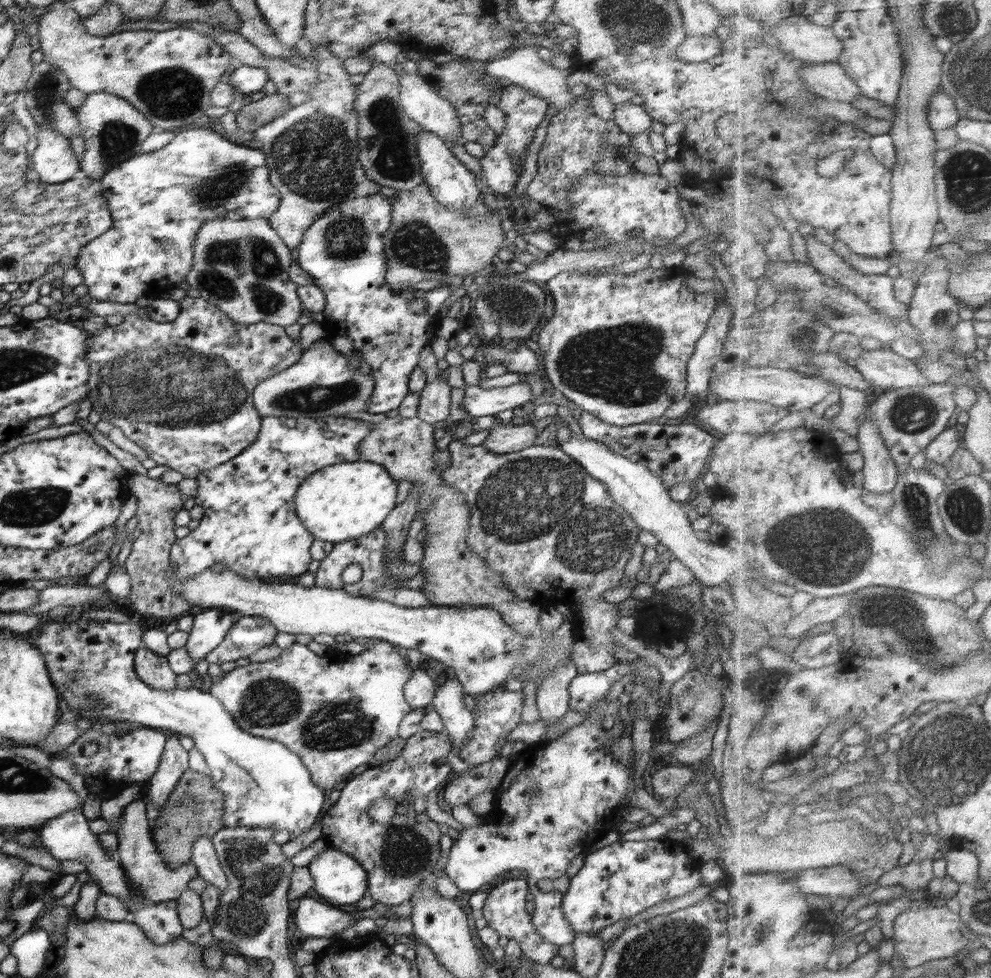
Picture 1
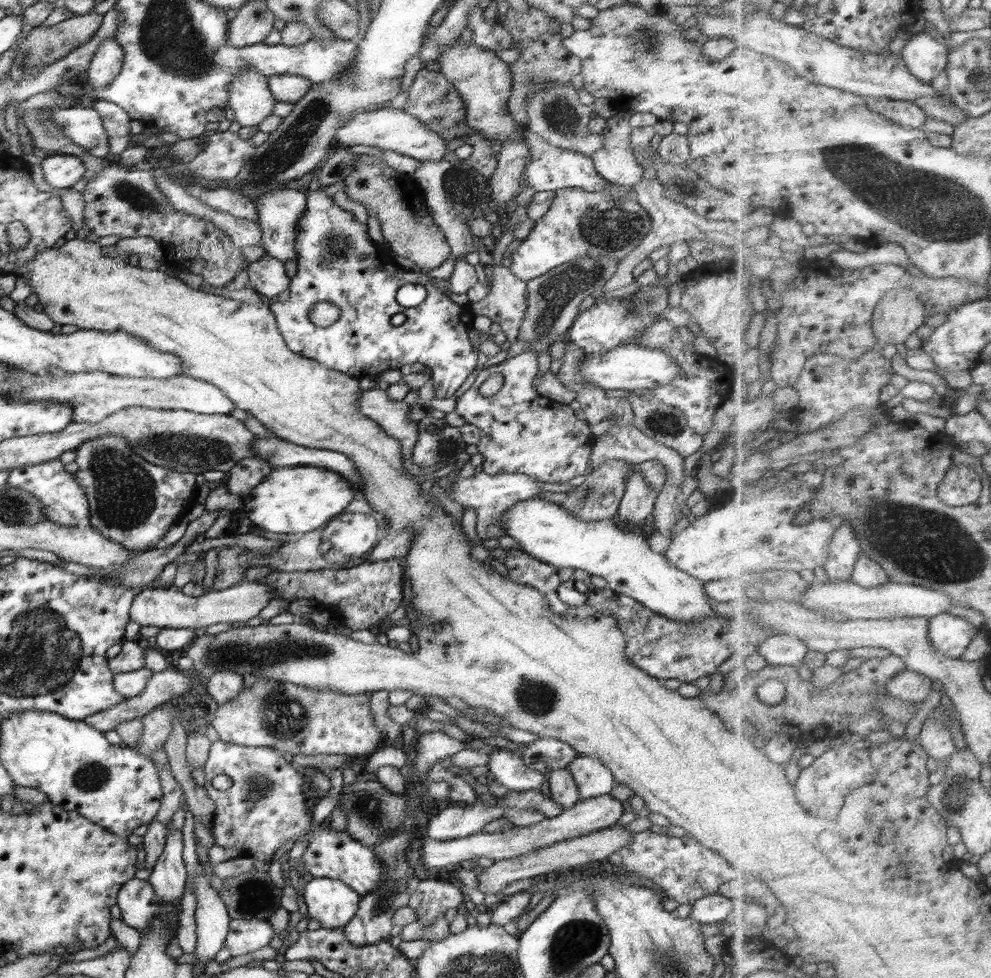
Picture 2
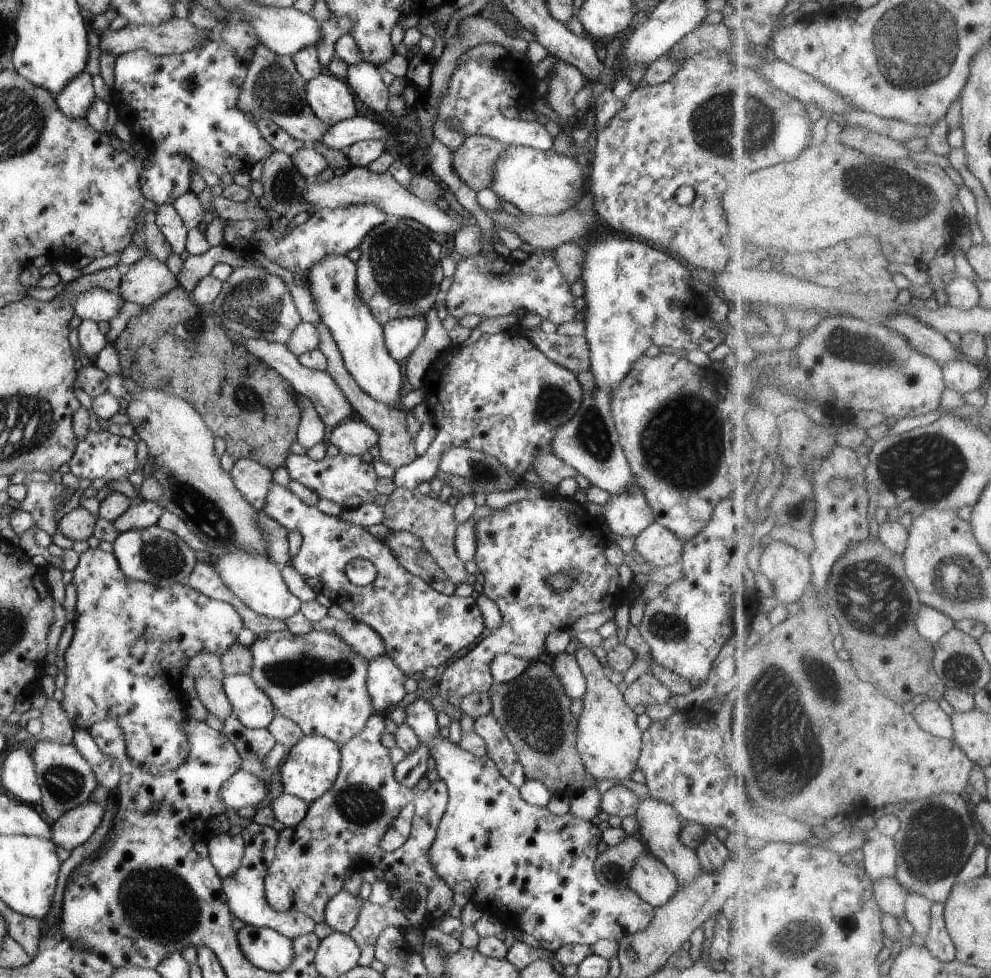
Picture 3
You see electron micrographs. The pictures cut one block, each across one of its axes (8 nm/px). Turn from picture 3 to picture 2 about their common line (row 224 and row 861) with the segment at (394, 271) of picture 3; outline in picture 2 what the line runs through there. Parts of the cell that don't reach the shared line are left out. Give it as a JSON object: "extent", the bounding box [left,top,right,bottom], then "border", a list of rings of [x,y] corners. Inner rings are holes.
{"extent":[343,824,416,946],"border":[[[406,824],[395,835],[390,835],[384,840],[373,844],[372,849],[377,852],[377,857],[385,866],[385,876],[387,880],[383,882],[376,890],[363,894],[358,903],[358,910],[348,922],[343,926],[346,938],[356,946],[368,946],[376,944],[378,941],[384,941],[389,938],[392,930],[392,917],[399,908],[406,906],[410,900],[409,882],[414,876],[414,869],[406,861],[406,848],[412,844],[412,827],[416,824]],[[376,846],[376,850],[374,849]]]}

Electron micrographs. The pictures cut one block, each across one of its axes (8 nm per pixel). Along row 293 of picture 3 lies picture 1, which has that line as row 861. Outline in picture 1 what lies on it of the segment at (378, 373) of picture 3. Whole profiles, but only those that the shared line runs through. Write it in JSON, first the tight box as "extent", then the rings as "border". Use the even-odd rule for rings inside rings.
{"extent":[307,845,368,907],"border":[[[330,845],[327,849],[316,854],[316,857],[307,867],[314,879],[313,889],[322,898],[326,899],[326,904],[334,905],[335,907],[344,906],[344,904],[354,904],[368,891],[368,874],[364,870],[364,866],[353,856]]]}

